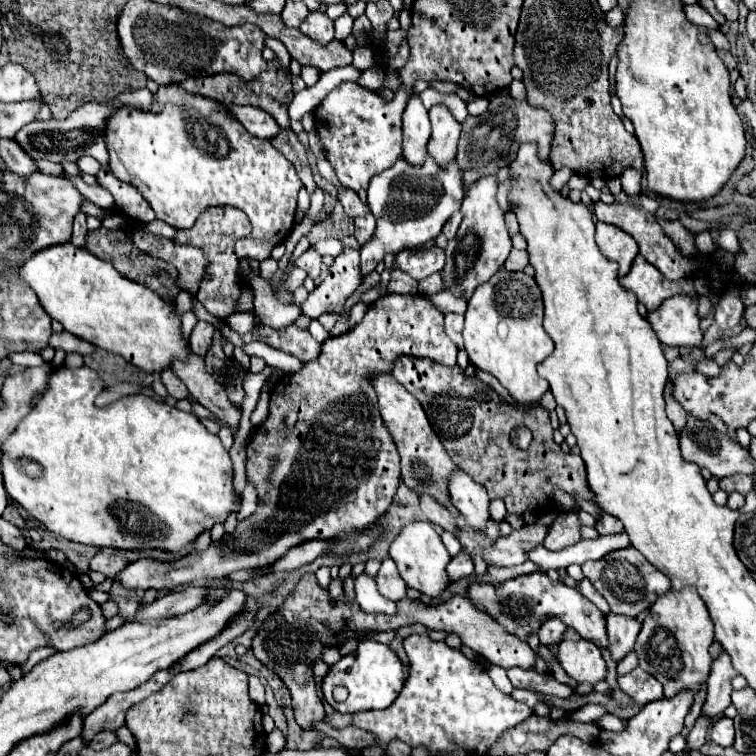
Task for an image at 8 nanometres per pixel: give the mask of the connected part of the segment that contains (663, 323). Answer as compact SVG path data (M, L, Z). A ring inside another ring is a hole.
M678 295L666 299L656 311L646 313L646 321L660 343L668 347L698 347L702 345L702 331L696 309L698 297Z

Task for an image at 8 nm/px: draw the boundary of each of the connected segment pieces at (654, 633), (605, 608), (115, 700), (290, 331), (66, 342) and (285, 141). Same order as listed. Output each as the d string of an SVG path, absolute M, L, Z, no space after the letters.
M686 587L678 593L668 591L652 605L650 615L642 623L634 651L638 655L638 665L662 683L664 697L672 697L684 689L692 693L702 689L710 675L712 655L708 653L708 647L712 641L714 625L706 605L694 587Z
M584 578L579 582L579 590L582 595L594 603L605 615L610 612L608 602L598 593L598 591L596 591L588 579Z
M170 667L170 669L164 669L164 671L158 671L148 683L140 685L136 691L128 691L128 693L116 693L116 695L110 695L106 699L104 705L100 705L96 711L92 711L86 721L84 721L84 727L82 727L82 739L84 743L88 745L90 739L94 737L94 733L102 731L102 729L120 729L124 725L124 715L126 711L140 703L144 697L156 693L164 683L168 683L172 679L172 675L176 675L178 669L176 667Z
M294 323L280 331L276 331L268 325L260 325L252 333L254 333L256 341L262 341L262 343L266 343L274 349L280 349L288 355L294 355L302 363L318 359L318 355L320 355L320 343L312 339L308 329L300 329Z
M54 333L48 341L50 347L54 349L64 349L66 353L80 353L80 355L90 355L96 351L96 347L88 341L82 341L80 337L72 337L72 333Z
M282 131L282 135L278 135L276 139L272 139L272 145L292 161L298 177L302 179L304 187L312 195L314 189L316 189L316 183L312 179L312 171L310 171L310 165L308 165L308 159L306 159L306 149L298 141L296 133L294 131Z

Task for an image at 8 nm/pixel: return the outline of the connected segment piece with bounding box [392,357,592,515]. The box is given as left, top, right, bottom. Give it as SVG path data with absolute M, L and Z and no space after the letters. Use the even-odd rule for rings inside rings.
M400 357L396 359L392 375L414 397L418 397L432 423L432 429L440 437L452 461L476 483L484 485L490 499L502 499L508 513L522 515L528 507L534 511L544 509L552 503L554 489L578 493L580 497L592 501L584 461L580 455L564 453L560 445L554 443L548 409L516 409L478 377L466 377L460 367L444 367L430 359ZM520 425L532 431L532 445L528 451L518 449L510 441L512 429Z

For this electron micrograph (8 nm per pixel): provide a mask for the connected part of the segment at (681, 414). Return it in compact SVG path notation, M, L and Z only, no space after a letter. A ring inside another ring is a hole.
M668 387L664 391L664 397L666 397L666 413L668 413L668 419L672 421L676 433L680 433L684 429L684 423L686 423L686 411L684 411L684 407L680 407L680 403L676 403L672 399L672 395L668 393Z

